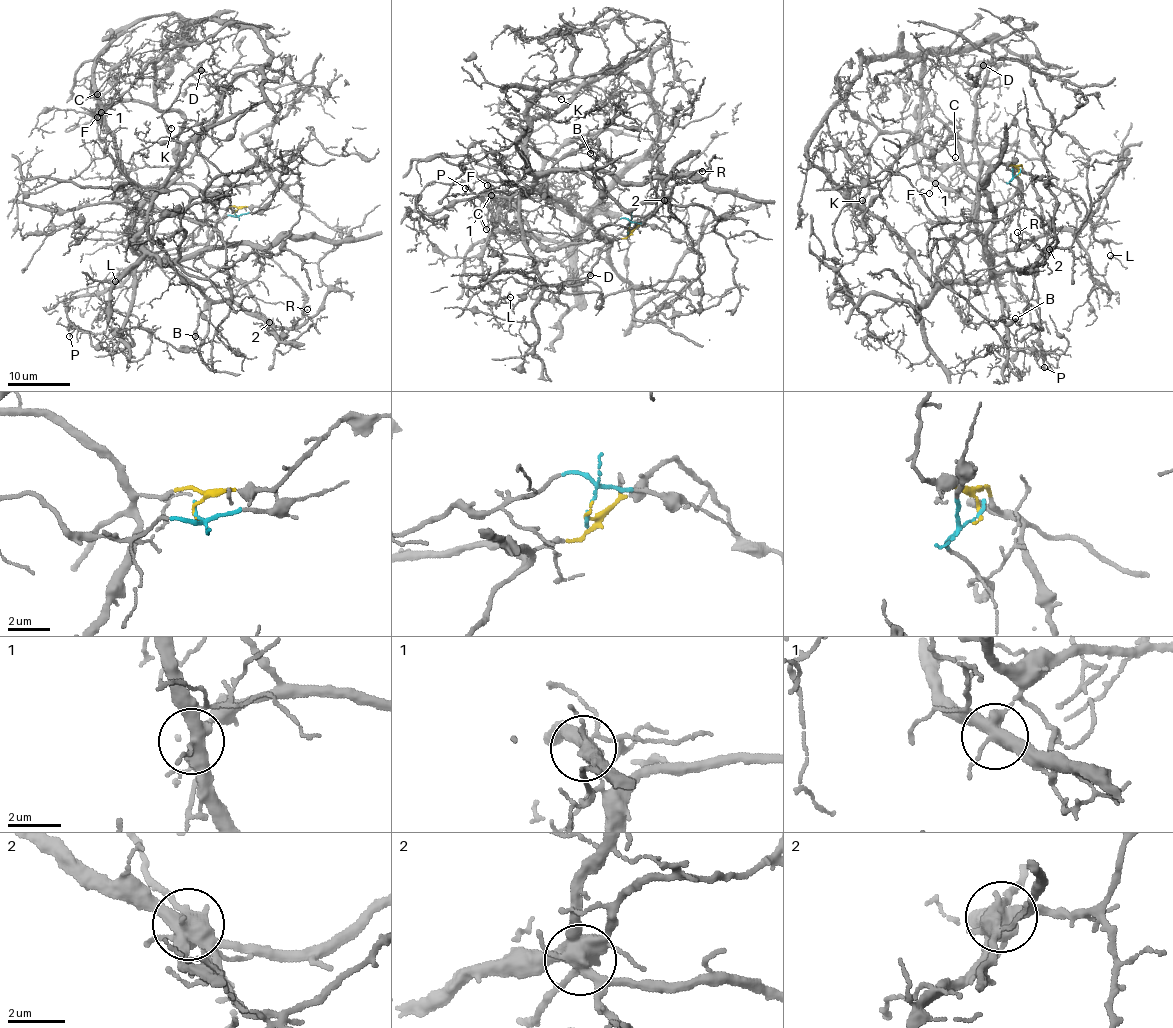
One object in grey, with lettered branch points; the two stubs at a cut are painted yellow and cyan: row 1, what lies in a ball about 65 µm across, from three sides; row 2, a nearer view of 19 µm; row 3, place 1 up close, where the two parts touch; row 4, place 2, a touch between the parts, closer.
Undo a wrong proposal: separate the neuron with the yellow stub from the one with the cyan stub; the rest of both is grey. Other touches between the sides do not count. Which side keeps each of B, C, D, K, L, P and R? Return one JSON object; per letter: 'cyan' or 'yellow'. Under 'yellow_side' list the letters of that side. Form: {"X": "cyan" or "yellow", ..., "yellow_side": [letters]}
{"B": "cyan", "C": "cyan", "D": "cyan", "K": "cyan", "L": "yellow", "P": "yellow", "R": "yellow", "yellow_side": ["L", "P", "R"]}

